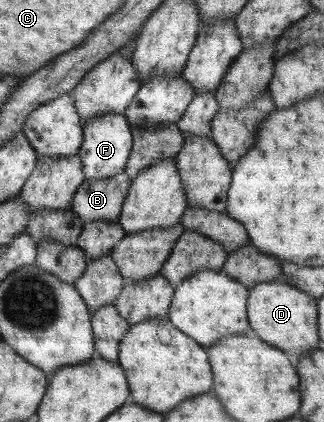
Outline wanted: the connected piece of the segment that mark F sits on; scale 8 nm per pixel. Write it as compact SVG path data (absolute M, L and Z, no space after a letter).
M113 112L93 115L86 124L82 124L82 141L77 157L81 161L84 179L111 177L124 170L132 147L130 128L123 114Z

